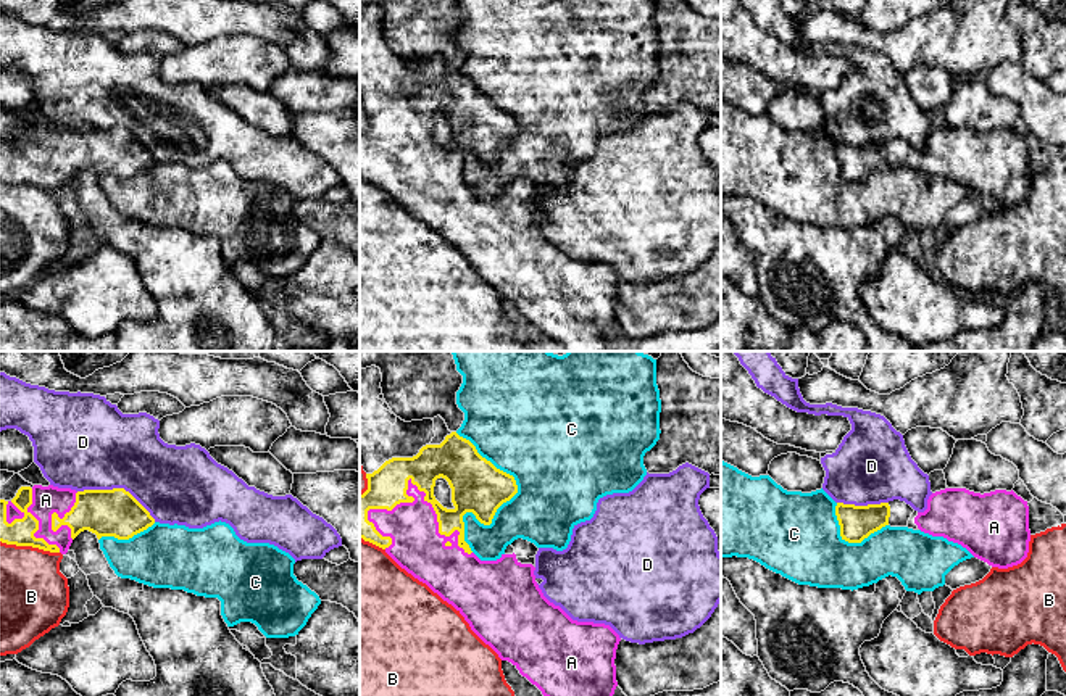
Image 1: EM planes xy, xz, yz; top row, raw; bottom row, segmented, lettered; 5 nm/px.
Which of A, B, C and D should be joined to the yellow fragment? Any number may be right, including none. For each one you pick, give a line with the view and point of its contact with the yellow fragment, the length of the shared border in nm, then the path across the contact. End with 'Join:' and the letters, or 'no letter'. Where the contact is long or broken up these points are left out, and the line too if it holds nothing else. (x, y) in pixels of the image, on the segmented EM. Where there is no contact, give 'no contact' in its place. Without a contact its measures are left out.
A: meets yellow in xz at (426, 495); contact 550 nm long
Join: A

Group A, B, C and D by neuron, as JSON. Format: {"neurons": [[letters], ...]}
{"neurons": [["A"], ["B"], ["C"], ["D"]]}

